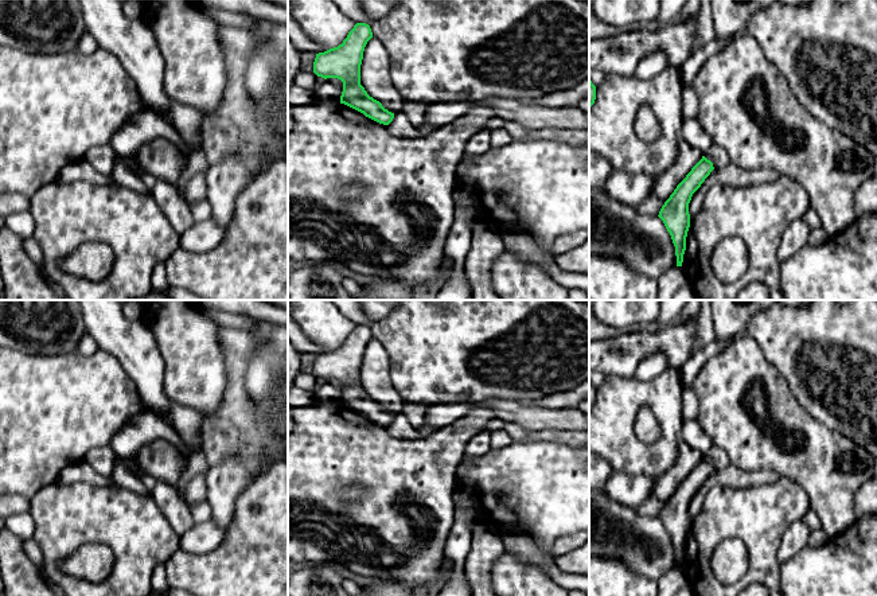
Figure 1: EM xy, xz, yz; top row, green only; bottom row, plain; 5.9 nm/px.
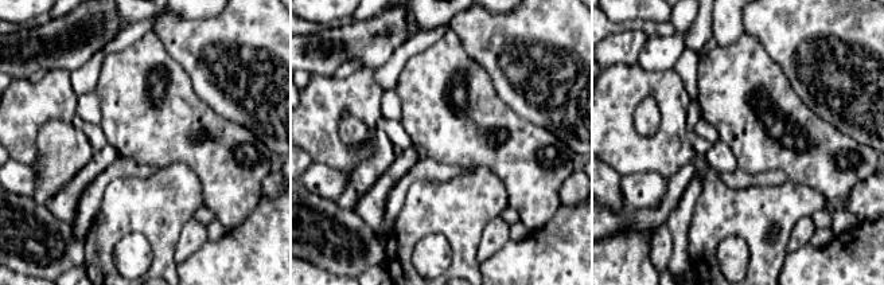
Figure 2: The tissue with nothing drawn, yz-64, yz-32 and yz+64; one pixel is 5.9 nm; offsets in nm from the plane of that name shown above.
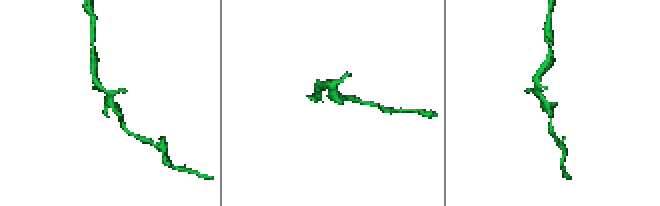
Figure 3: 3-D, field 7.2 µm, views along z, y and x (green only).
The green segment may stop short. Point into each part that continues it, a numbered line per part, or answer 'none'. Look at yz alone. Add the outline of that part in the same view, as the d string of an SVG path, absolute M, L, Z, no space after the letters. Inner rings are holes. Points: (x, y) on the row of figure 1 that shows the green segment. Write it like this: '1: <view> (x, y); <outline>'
none

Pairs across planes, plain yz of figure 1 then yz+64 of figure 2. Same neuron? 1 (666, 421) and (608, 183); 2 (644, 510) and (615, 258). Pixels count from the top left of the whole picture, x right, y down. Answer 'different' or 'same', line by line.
1: different
2: same

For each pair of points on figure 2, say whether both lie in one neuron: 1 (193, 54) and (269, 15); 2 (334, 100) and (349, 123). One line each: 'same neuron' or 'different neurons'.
1: same neuron
2: different neurons

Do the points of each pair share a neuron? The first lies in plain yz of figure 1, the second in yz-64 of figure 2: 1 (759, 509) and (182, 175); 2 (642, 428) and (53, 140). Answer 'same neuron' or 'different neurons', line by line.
1: same neuron
2: same neuron

